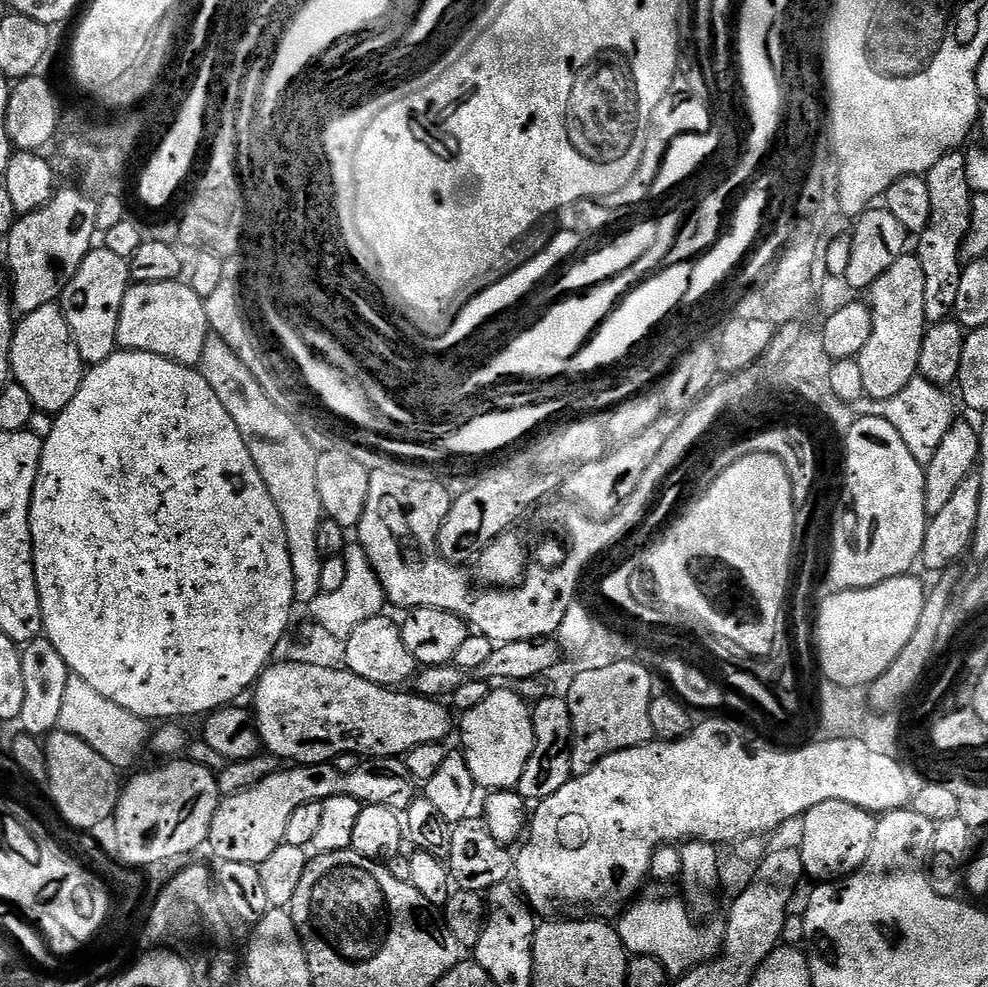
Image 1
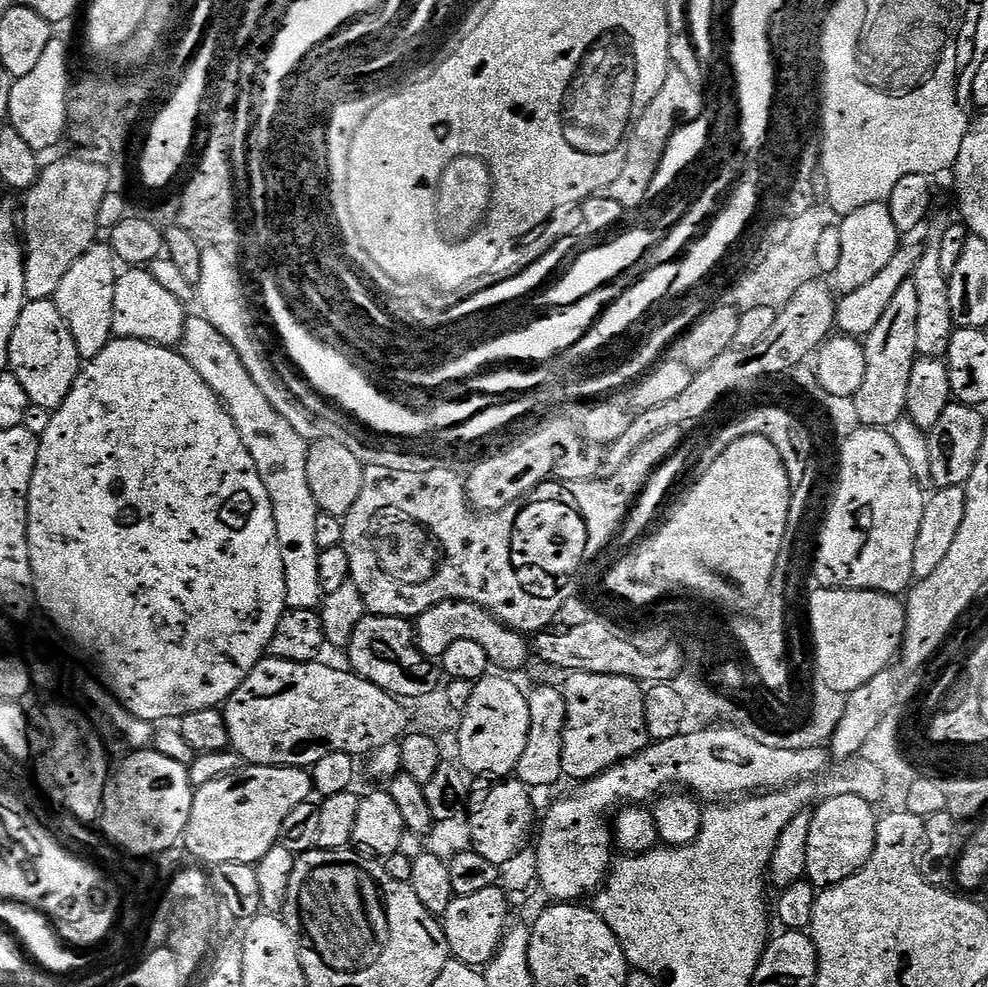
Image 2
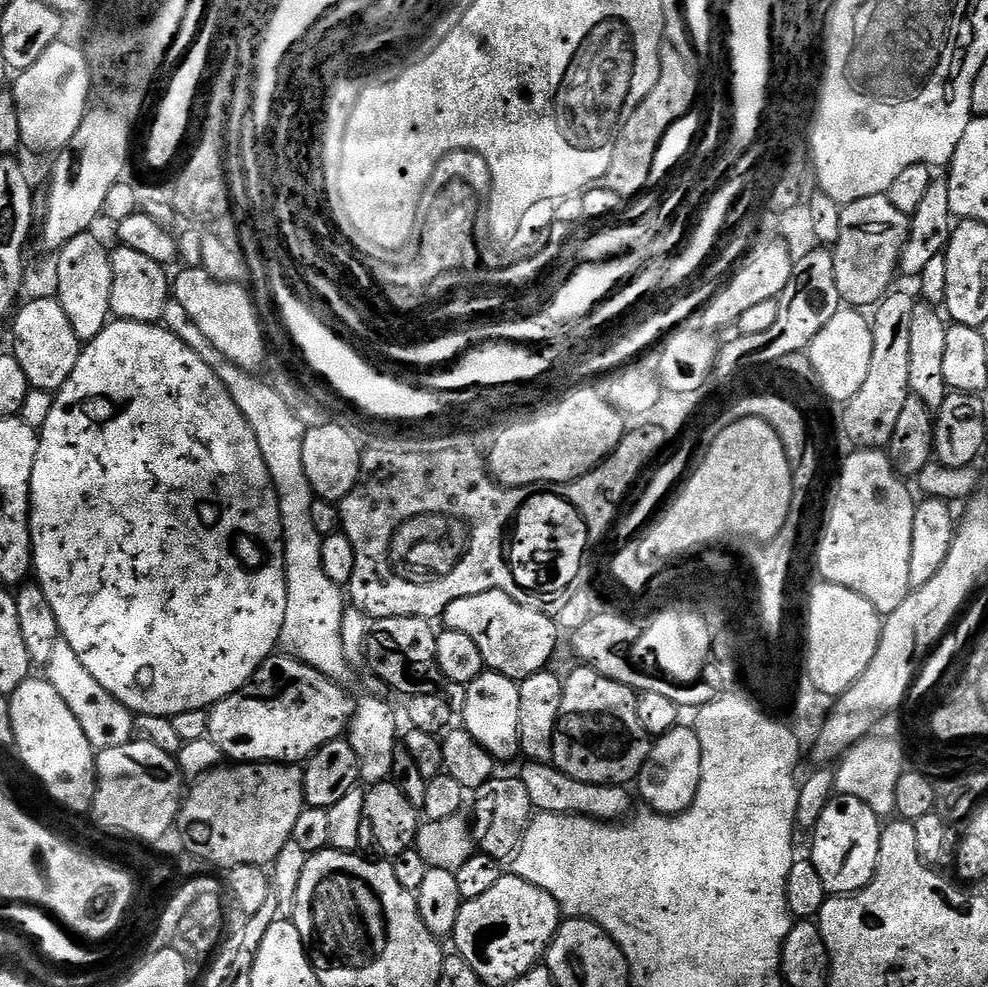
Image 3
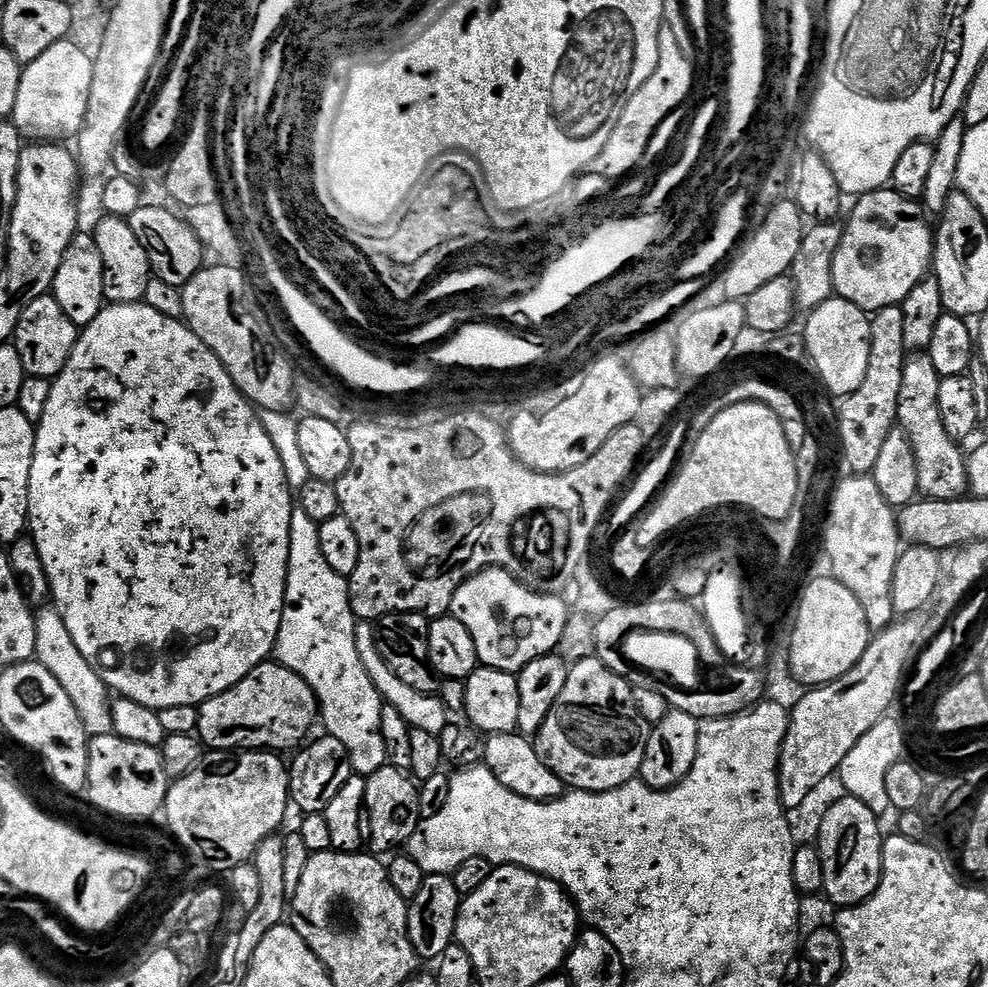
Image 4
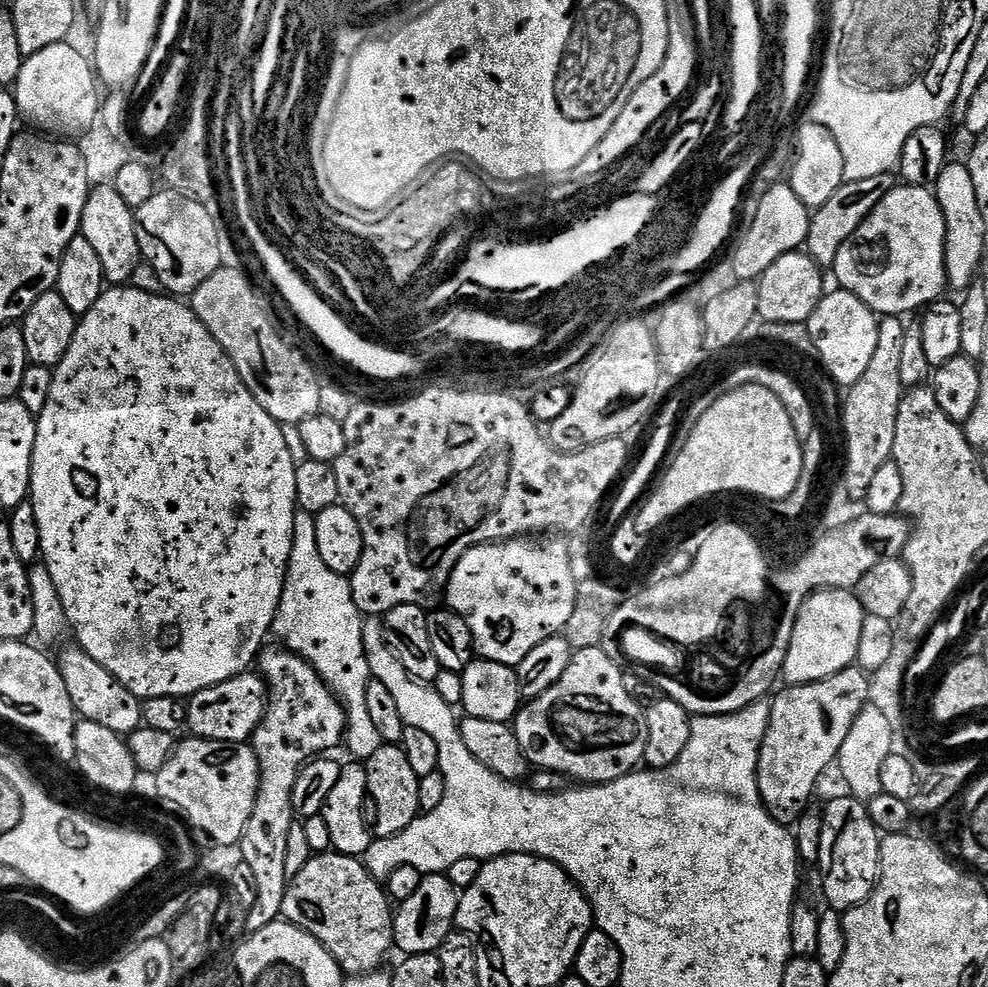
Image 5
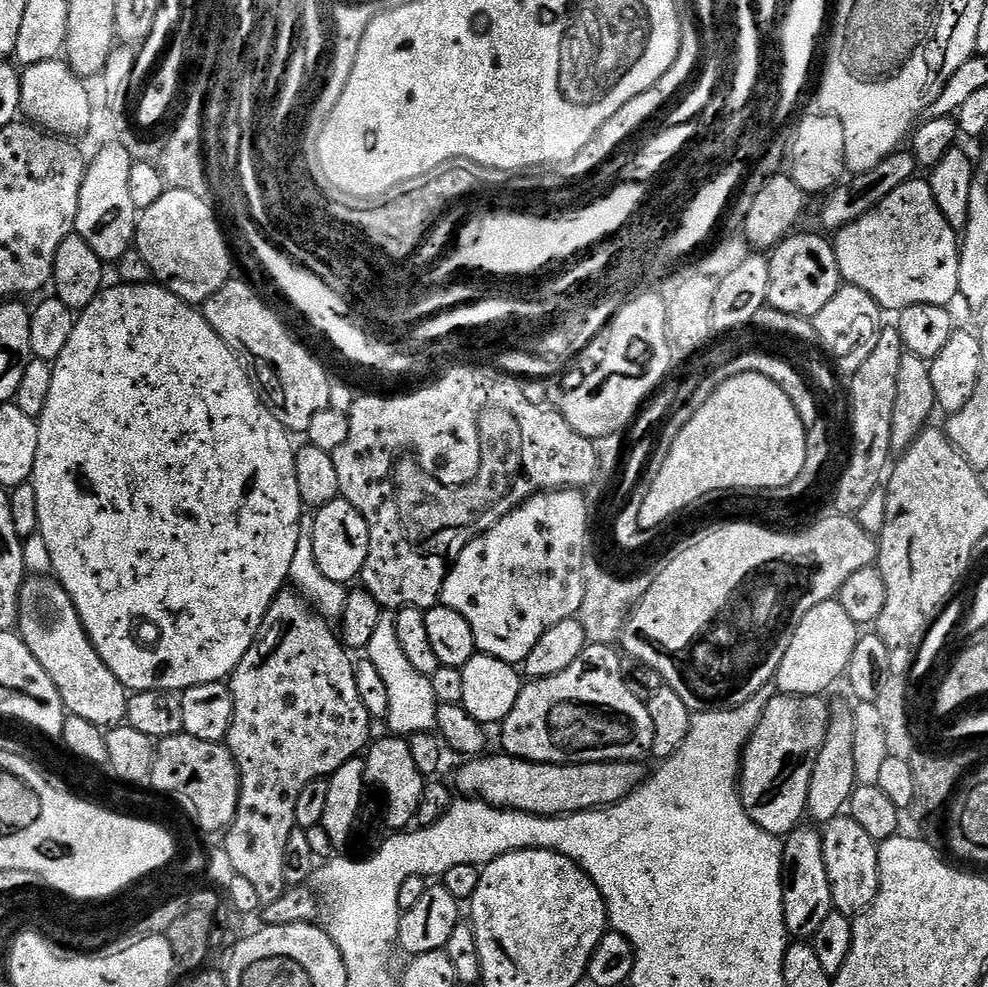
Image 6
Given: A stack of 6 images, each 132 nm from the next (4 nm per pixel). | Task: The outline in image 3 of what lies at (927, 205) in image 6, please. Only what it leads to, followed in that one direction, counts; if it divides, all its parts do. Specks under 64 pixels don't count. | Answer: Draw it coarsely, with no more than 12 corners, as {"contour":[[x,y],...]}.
{"contour":[[887,195],[841,207],[845,305],[888,295],[909,221]]}

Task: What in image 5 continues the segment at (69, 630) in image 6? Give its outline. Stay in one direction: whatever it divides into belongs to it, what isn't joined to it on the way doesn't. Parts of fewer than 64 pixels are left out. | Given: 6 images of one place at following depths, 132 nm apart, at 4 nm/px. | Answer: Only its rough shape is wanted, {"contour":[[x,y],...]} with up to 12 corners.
{"contour":[[73,646],[58,656],[83,719],[122,737],[141,727],[141,700]]}

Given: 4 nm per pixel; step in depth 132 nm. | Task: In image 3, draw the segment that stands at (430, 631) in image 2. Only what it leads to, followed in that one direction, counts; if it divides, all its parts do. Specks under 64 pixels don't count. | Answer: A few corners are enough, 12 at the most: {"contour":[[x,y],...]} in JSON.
{"contour":[[506,592],[446,606],[443,627],[489,669],[522,681],[549,667],[558,624]]}

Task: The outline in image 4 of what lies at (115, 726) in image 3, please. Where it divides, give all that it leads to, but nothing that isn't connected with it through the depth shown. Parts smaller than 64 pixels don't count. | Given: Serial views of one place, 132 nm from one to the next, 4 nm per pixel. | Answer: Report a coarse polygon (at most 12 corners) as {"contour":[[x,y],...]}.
{"contour":[[55,606],[35,613],[35,659],[89,737],[113,735],[110,689]]}

